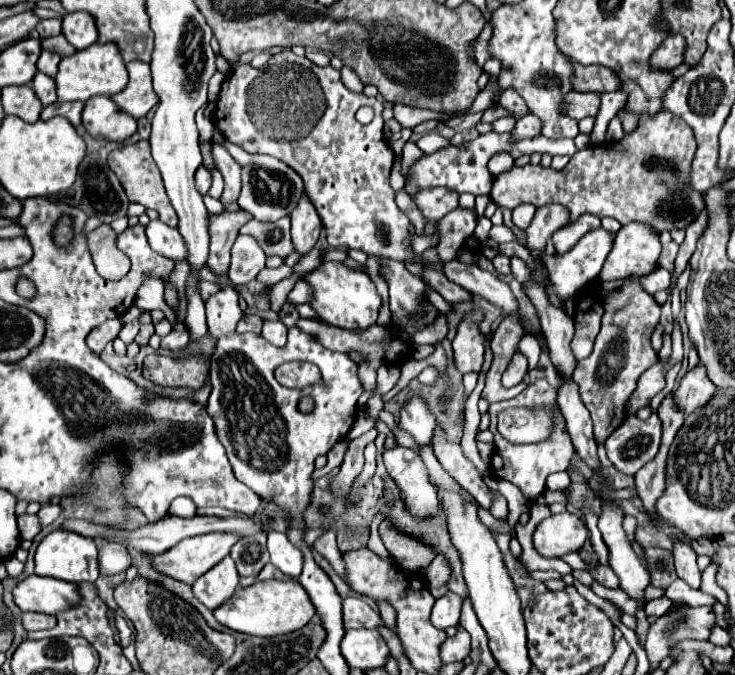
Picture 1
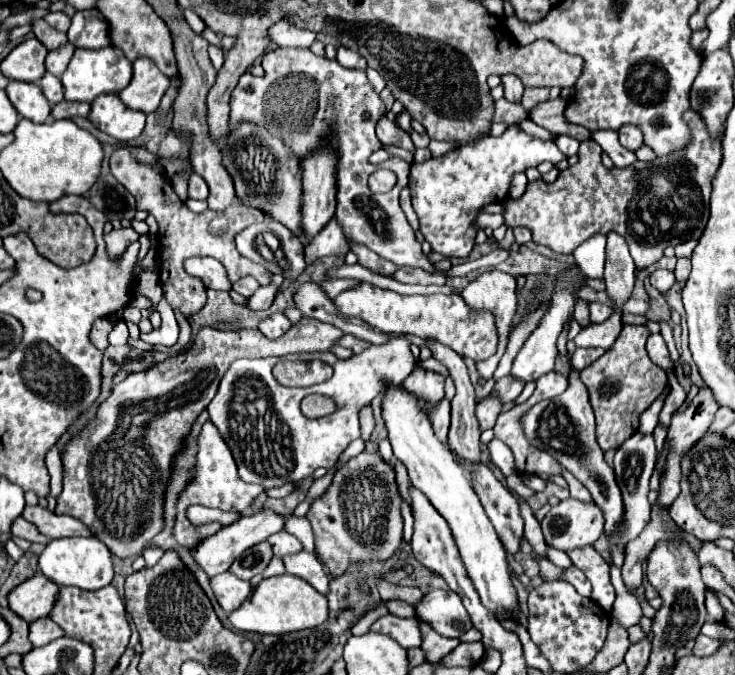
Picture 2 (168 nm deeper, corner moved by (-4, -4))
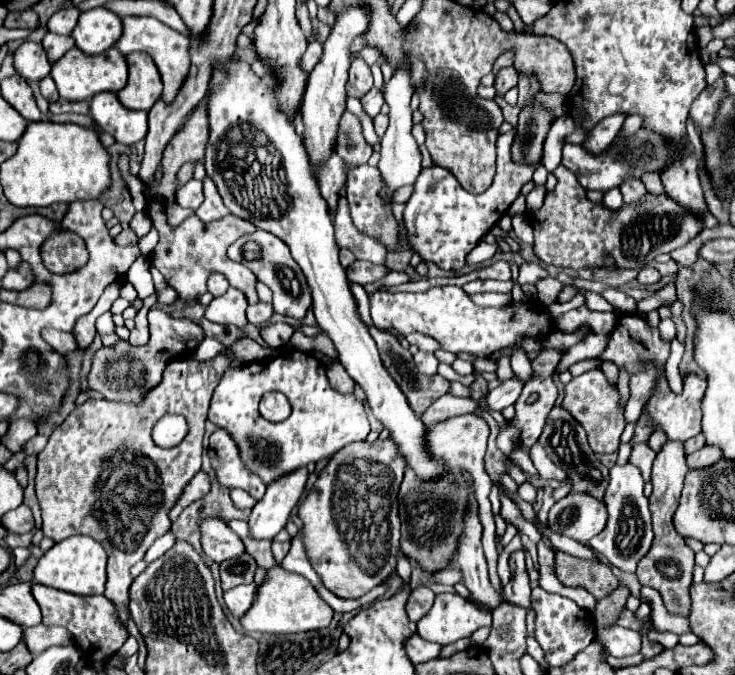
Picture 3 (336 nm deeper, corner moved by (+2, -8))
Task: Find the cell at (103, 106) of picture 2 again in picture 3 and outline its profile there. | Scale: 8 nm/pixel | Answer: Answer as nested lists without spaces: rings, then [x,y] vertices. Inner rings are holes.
[[[100,92],[90,102],[92,120],[120,144],[134,144],[146,136],[148,112],[128,110],[114,92]]]

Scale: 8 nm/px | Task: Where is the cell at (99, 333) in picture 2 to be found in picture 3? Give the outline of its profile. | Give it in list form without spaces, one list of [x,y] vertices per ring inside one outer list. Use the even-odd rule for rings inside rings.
[[[48,328],[48,330],[42,330],[42,336],[60,354],[68,354],[68,352],[72,352],[72,350],[78,348],[74,334],[68,334],[68,332],[60,332],[60,330]]]

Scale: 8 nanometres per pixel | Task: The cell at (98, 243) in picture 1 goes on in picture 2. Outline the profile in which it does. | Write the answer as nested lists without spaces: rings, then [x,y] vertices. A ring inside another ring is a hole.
[[[132,228],[112,230],[110,234],[104,236],[104,240],[108,244],[108,252],[112,252],[112,256],[120,256],[120,252],[124,252],[124,248],[128,248],[128,244],[136,242],[138,238],[140,238],[140,234]]]

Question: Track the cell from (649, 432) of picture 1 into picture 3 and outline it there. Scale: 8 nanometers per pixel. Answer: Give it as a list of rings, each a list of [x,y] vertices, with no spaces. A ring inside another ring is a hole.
[[[630,460],[620,466],[614,464],[610,468],[610,484],[604,496],[606,508],[608,508],[608,524],[606,528],[596,534],[588,546],[602,554],[612,566],[618,566],[624,572],[634,572],[636,564],[646,552],[650,550],[652,544],[652,522],[650,522],[650,510],[648,510],[648,498],[644,496],[644,478],[638,466],[634,466]]]

